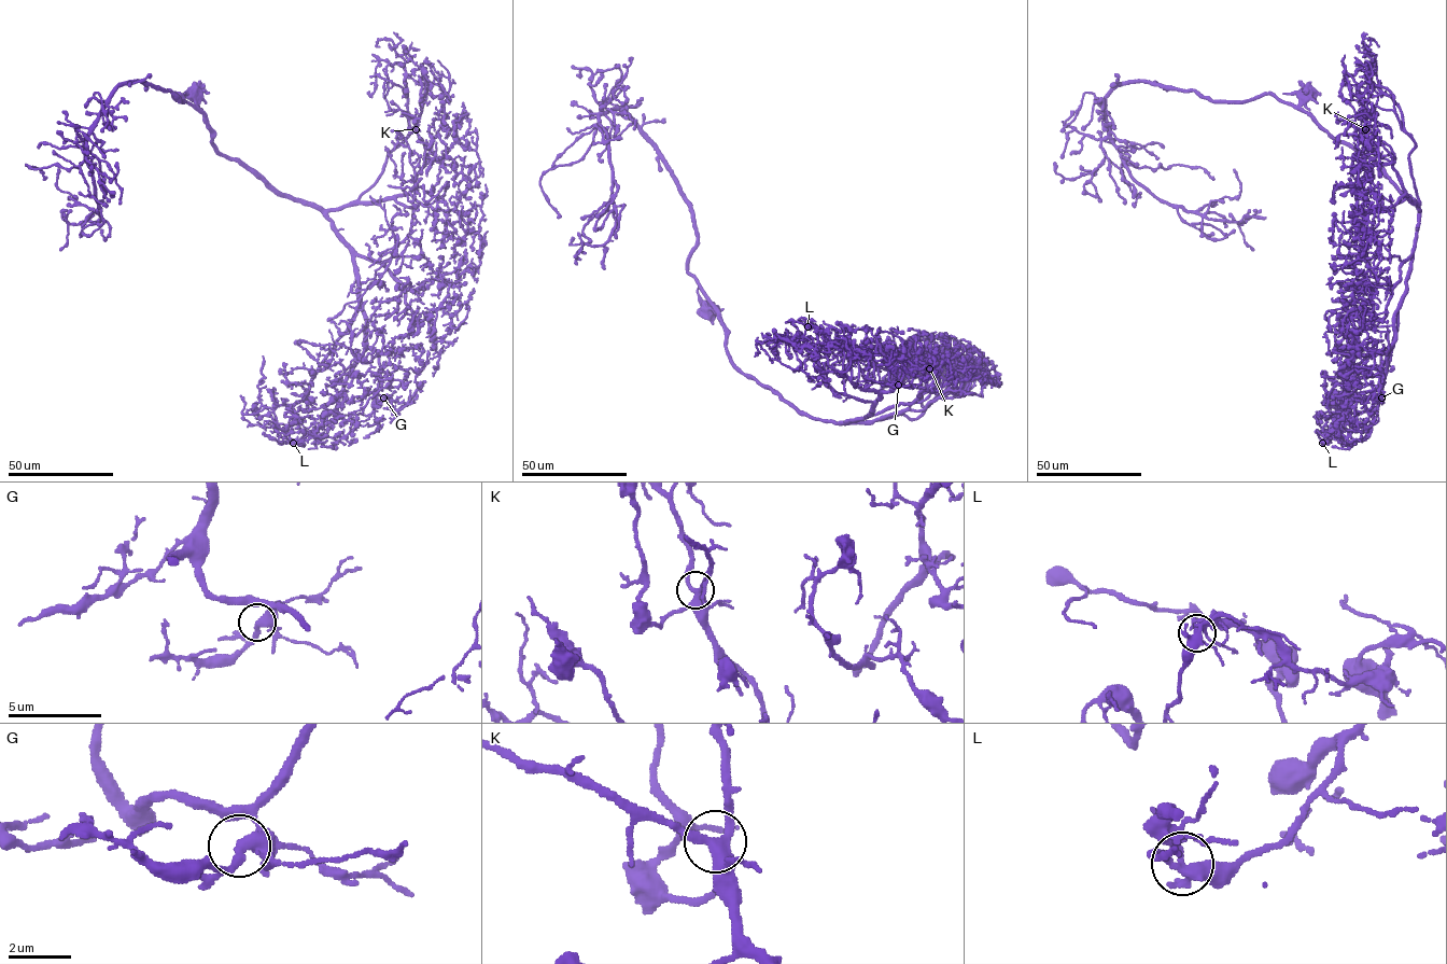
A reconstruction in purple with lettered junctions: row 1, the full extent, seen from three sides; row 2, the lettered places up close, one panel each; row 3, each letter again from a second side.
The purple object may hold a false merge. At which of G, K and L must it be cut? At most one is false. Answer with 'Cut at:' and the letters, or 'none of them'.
Cut at: L

